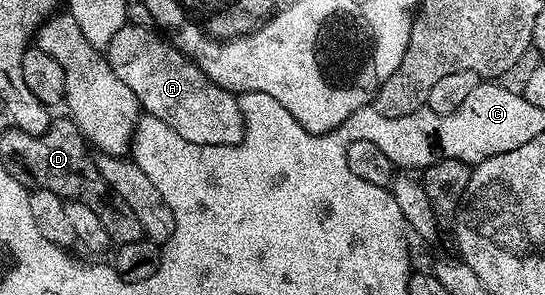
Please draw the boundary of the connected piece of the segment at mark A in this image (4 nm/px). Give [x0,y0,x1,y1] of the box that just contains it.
[105,23,244,145]

